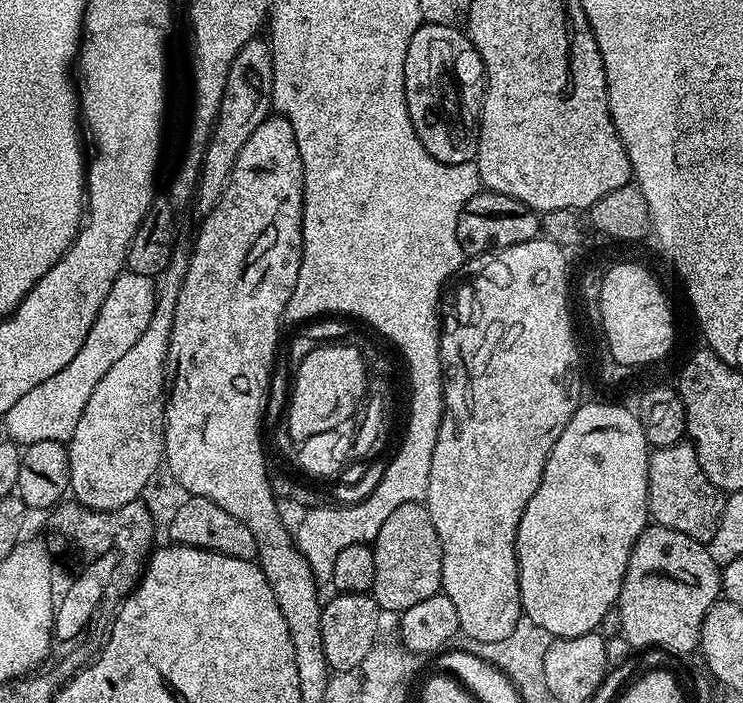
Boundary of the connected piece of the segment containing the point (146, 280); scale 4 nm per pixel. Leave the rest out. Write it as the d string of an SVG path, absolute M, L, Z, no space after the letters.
M127 270L120 273L110 286L110 294L106 294L106 302L98 310L94 318L94 326L90 326L90 334L86 334L86 342L82 342L82 350L74 354L74 359L54 378L46 378L39 386L34 386L27 394L22 394L10 410L2 417L3 435L13 444L25 445L34 442L67 442L72 439L74 426L78 426L78 418L82 418L82 410L86 410L86 402L90 402L90 394L94 386L138 342L142 330L150 326L150 318L154 314L158 297L153 277L134 274Z

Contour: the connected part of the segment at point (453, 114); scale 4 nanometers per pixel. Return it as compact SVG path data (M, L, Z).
M421 23L406 50L404 93L410 122L438 162L467 166L475 161L485 83L482 58L459 27Z

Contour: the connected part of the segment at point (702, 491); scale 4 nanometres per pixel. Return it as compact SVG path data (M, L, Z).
M691 443L657 448L648 457L648 510L655 523L694 538L699 544L711 545L722 518L725 497L708 482L698 466Z

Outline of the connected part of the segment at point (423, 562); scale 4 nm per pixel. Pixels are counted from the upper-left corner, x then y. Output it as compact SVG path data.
M423 503L398 506L394 514L382 522L382 530L378 530L370 547L374 554L374 586L370 594L385 613L404 613L441 591L442 546Z

